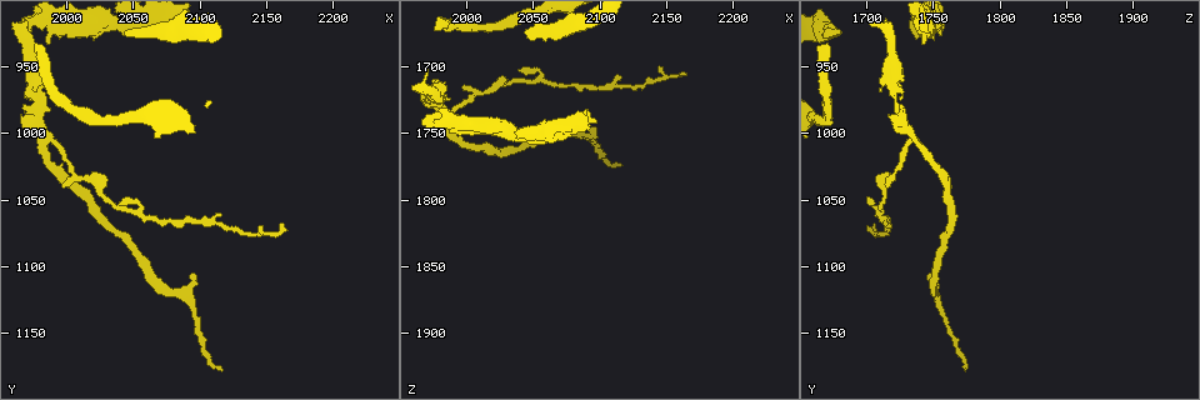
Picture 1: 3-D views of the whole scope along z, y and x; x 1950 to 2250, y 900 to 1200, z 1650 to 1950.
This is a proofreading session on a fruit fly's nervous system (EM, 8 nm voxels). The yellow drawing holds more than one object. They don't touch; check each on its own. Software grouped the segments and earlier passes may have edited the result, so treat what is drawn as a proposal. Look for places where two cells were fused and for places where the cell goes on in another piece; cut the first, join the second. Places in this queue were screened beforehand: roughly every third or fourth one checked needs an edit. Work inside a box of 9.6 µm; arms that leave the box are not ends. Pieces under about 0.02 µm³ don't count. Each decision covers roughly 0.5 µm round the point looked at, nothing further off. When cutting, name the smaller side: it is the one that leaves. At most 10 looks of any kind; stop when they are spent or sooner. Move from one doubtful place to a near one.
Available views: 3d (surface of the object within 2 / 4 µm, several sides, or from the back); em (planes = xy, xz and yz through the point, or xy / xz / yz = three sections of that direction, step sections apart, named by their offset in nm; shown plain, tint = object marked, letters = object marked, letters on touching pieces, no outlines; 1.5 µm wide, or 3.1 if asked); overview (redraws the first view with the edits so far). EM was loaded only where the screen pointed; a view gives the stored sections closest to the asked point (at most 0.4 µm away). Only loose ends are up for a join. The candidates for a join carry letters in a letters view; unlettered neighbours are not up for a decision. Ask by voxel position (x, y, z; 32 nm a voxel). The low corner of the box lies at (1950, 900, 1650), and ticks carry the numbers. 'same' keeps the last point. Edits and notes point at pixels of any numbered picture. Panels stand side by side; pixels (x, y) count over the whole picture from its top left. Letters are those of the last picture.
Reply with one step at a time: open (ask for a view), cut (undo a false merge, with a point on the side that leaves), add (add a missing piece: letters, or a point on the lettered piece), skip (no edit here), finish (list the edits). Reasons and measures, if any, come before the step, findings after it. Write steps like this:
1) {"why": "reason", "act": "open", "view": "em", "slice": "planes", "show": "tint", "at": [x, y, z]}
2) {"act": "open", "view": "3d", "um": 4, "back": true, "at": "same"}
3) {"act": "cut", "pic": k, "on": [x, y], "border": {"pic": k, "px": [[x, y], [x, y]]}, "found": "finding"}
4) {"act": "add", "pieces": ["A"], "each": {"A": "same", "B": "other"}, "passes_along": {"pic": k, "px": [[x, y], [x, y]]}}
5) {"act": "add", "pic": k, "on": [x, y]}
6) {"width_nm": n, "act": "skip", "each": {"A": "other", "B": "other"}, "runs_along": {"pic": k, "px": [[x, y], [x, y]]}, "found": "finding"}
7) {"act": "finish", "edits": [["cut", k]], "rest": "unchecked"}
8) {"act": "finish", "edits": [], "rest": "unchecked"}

{"why": "free end", "act": "open", "view": "em", "slice": "planes", "show": "letters", "at": [2042, 926, 1672]}

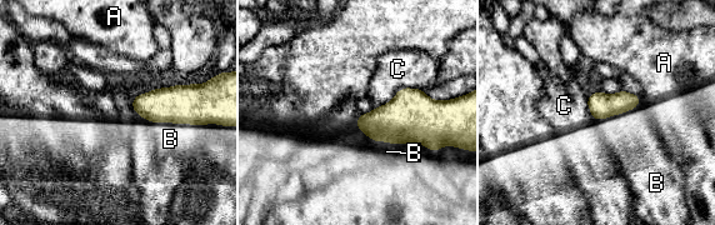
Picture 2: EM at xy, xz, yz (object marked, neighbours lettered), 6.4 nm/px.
{"act": "add", "pieces": ["B"], "each": {"A": "other", "B": "same", "C": "other"}, "passes_along": {"pic": 2, "px": [[203, 104], [174, 123], [170, 139]]}, "found": "it goes on there"}

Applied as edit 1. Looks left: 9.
{"why": "an open end", "act": "open", "view": "em", "slice": "planes", "show": "letters", "at": [1978, 932, 1672]}

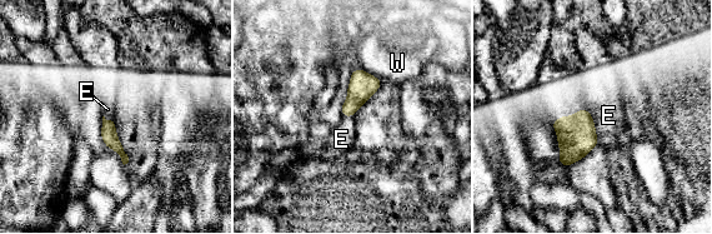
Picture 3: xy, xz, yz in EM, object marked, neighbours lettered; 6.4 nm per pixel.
{"act": "skip", "each": {"E": "other", "W": "other"}, "runs_along": {"pic": 3, "px": [[105, 123], [110, 139], [125, 159]]}, "found": "none of them fits"}

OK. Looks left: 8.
{"act": "open", "view": "3d", "um": 2, "back": true, "at": [1978, 998, 1732]}

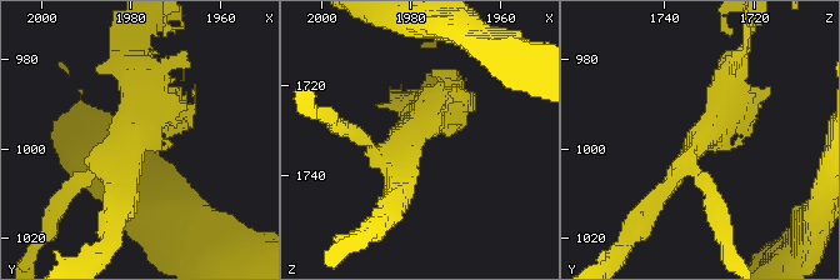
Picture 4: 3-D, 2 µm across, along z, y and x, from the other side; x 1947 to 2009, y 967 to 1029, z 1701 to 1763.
{"arms": 3, "act": "open", "view": "em", "slice": "xz", "step": 8, "show": "letters", "at": [1979, 998, 1731]}

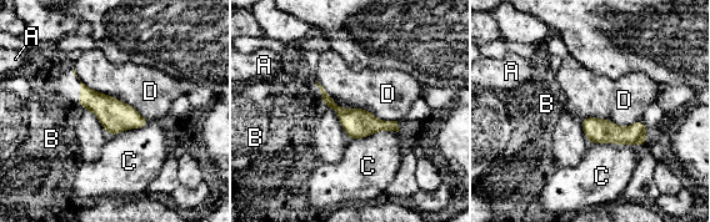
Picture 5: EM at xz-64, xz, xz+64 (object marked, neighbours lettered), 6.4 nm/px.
{"act": "skip", "each": {"A": "other", "B": "other", "C": "other", "D": "other"}, "runs_along": {"pic": 5, "px": [[324, 96], [355, 122], [394, 127]]}, "found": "continuous, no second cell"}

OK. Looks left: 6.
{"why": "an open end", "act": "open", "view": "em", "slice": "xz", "step": 4, "show": "tint", "at": [2092, 930, 1740]}

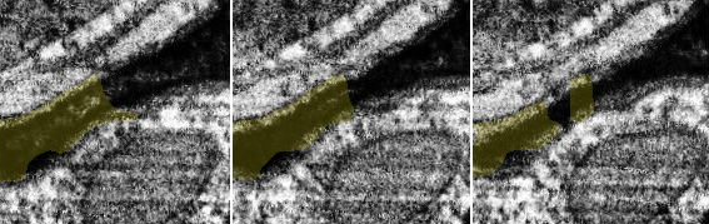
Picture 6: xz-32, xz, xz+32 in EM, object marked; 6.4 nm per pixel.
{"act": "open", "view": "em", "slice": "xy", "step": 4, "show": "letters", "at": "same"}

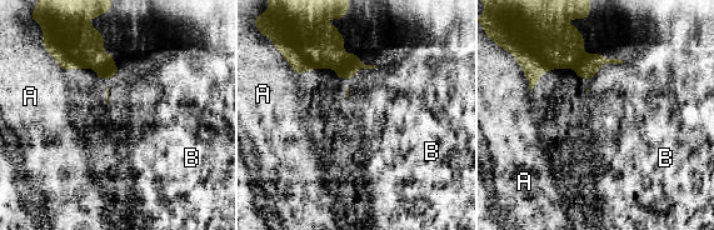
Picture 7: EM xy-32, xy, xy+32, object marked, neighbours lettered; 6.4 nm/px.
{"act": "skip", "each": {"A": "other", "B": "other"}, "border": {"pic": 7, "px": [[623, 61], [579, 79]]}, "found": "none of them fits"}

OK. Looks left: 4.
{"act": "finish", "edits": [["add", 2]], "rest": "unchecked"}

